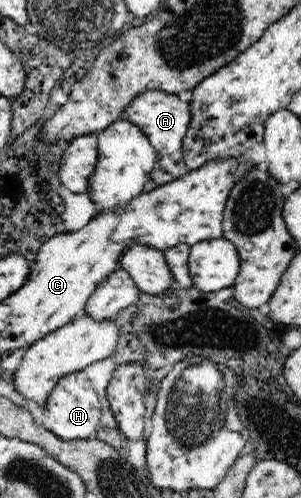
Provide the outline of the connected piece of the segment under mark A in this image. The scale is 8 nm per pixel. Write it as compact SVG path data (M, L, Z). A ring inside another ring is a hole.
M158 90L145 91L132 100L121 117L133 121L156 148L156 161L150 173L150 178L156 185L173 182L190 171L182 157L182 142L192 119L189 102L181 101L177 94Z

